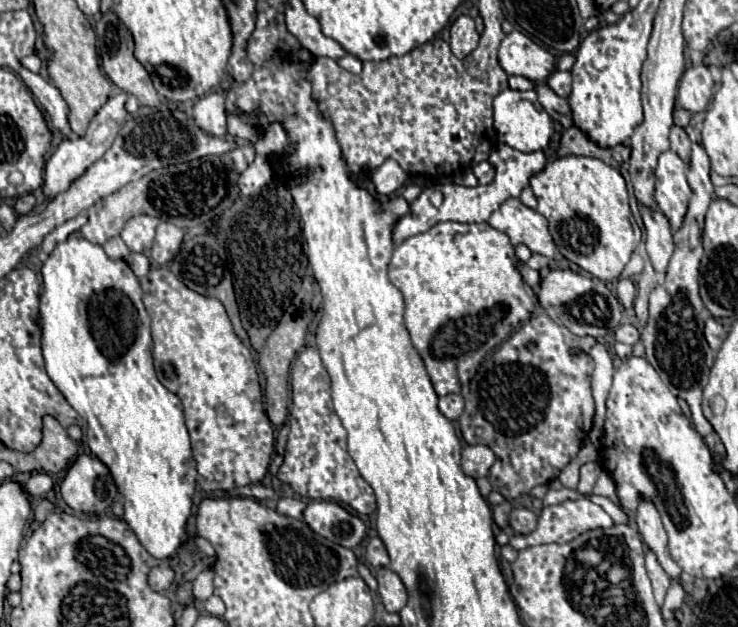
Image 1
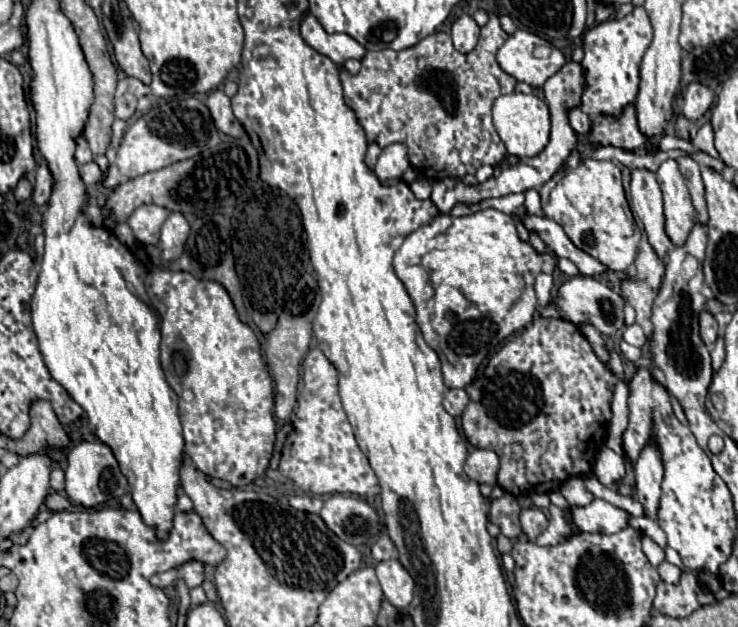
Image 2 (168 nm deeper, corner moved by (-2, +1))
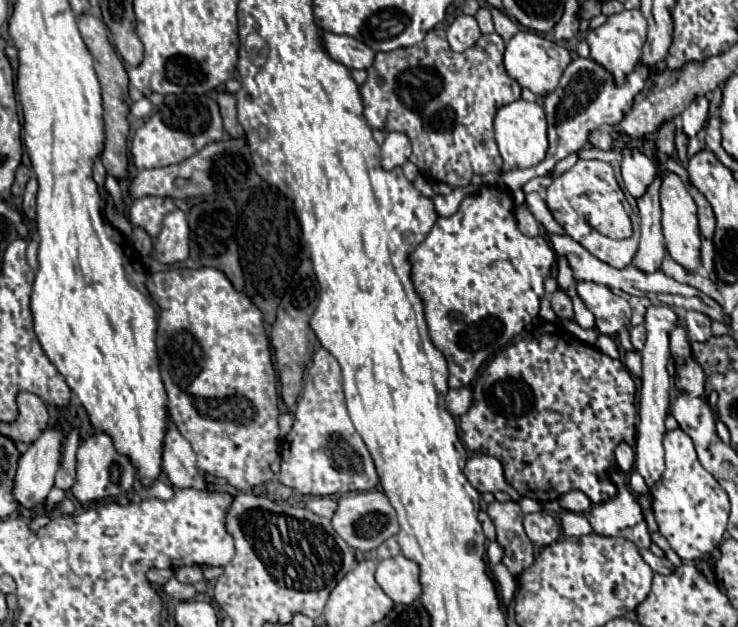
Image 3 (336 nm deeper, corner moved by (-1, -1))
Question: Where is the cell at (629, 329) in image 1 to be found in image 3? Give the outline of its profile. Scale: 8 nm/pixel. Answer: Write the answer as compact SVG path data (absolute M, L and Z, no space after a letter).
M644 324L632 328L630 340L632 340L632 344L634 344L636 350L642 350L644 348L644 342L646 342L646 328L644 328Z

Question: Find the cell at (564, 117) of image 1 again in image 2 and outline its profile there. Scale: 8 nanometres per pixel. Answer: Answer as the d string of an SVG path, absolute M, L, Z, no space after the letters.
M571 108L571 110L567 112L567 116L569 116L571 128L573 128L577 134L587 134L587 132L589 132L591 120L589 120L589 116L587 116L585 112L581 112L579 108Z

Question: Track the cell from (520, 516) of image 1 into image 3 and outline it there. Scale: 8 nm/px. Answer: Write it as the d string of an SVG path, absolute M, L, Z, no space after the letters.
M532 512L524 516L524 528L528 538L536 546L548 546L560 536L560 524L548 512Z

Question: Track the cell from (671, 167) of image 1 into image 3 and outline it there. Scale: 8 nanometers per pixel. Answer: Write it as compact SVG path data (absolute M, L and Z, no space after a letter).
M668 174L662 180L660 204L662 204L662 228L670 256L688 272L696 272L696 266L700 264L700 228L696 216L696 202L692 200L684 182L676 174Z

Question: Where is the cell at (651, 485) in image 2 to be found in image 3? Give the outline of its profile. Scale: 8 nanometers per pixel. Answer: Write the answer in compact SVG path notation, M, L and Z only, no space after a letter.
M650 306L646 310L646 332L648 340L642 350L642 392L640 392L640 428L638 428L638 438L636 438L636 470L644 476L648 488L652 488L658 478L664 472L664 420L668 416L668 406L670 406L670 374L668 374L668 360L670 360L670 332L676 328L678 316L674 308L670 306Z

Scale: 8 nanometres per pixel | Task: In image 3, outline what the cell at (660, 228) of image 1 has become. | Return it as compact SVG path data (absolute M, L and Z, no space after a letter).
M636 146L634 148L624 148L622 152L622 180L628 192L634 198L640 198L648 184L652 184L656 176L656 164L652 158L644 156Z

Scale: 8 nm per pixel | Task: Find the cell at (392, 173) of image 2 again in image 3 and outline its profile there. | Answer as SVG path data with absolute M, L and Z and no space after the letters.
M388 132L386 134L386 140L382 144L382 166L386 170L402 166L410 154L412 154L412 146L404 132Z

